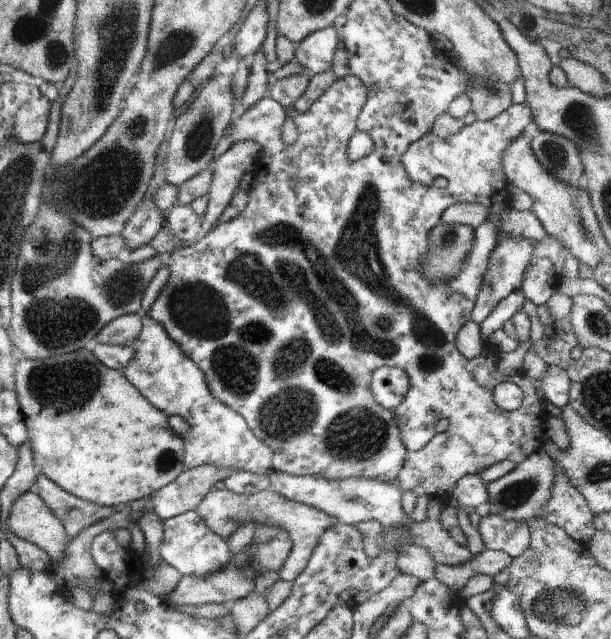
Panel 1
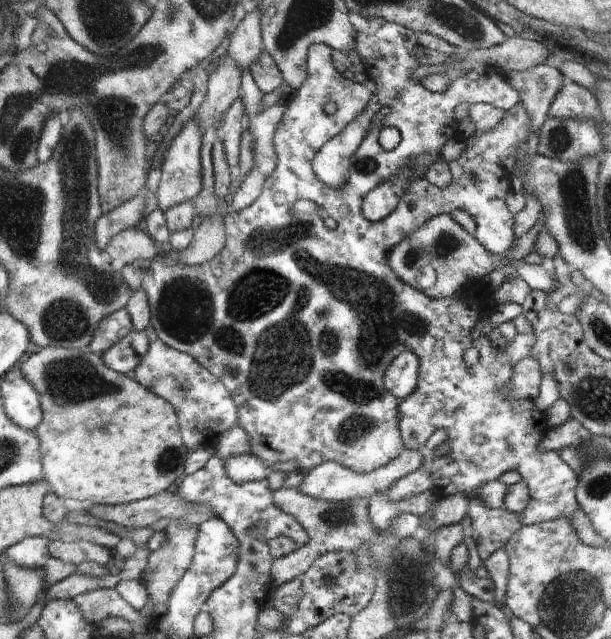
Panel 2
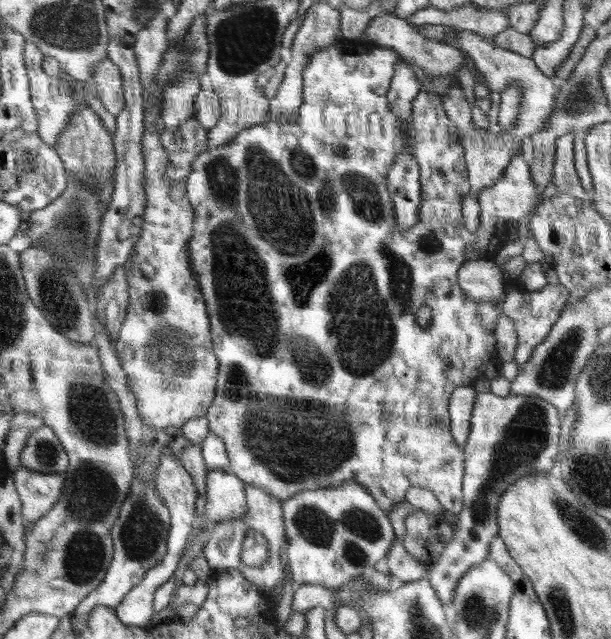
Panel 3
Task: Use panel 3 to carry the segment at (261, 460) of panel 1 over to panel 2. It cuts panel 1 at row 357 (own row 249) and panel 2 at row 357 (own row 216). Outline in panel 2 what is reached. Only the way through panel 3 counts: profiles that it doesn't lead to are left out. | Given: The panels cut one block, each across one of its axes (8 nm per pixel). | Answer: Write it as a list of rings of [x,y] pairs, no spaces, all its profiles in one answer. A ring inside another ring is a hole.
[[[148,325],[144,332],[149,338],[149,347],[140,364],[132,372],[132,378],[136,379],[138,384],[144,385],[144,388],[149,388],[154,394],[167,400],[175,408],[180,432],[184,446],[189,451],[194,451],[201,446],[201,443],[207,442],[207,433],[214,431],[216,434],[223,430],[228,431],[234,426],[238,426],[238,413],[235,402],[232,398],[232,393],[206,368],[194,360],[192,355],[177,351],[164,344],[163,340],[158,338],[156,331],[152,325]]]

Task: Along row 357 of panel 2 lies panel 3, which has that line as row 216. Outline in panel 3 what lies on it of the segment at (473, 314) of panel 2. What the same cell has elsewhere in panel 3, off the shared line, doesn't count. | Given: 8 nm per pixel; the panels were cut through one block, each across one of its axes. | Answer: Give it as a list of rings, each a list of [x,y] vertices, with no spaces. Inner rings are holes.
[[[356,38],[351,39],[349,42],[341,39],[341,41],[331,44],[331,46],[326,46],[324,50],[318,50],[318,52],[312,53],[312,58],[308,60],[308,66],[306,66],[306,68],[304,68],[304,72],[302,72],[302,80],[304,103],[302,103],[301,108],[298,109],[298,115],[296,115],[296,120],[294,122],[284,122],[284,124],[282,124],[278,118],[270,117],[268,121],[256,124],[238,133],[228,144],[218,148],[206,149],[205,152],[202,152],[199,156],[196,156],[195,162],[192,163],[192,171],[190,171],[190,173],[188,173],[184,179],[186,198],[188,198],[190,208],[192,208],[192,214],[194,214],[194,221],[192,221],[192,238],[190,238],[190,241],[188,241],[188,260],[190,260],[192,274],[196,276],[196,282],[199,284],[200,292],[202,292],[206,303],[211,328],[212,348],[219,363],[219,372],[217,375],[217,384],[215,389],[217,392],[215,393],[215,398],[213,399],[210,408],[208,408],[208,413],[205,417],[209,430],[213,434],[218,435],[222,441],[224,441],[224,444],[226,445],[226,452],[229,458],[230,470],[234,472],[235,475],[240,478],[240,480],[243,480],[248,485],[264,490],[267,494],[280,499],[282,502],[289,500],[292,496],[295,496],[301,491],[317,490],[320,488],[336,488],[344,483],[347,483],[348,481],[356,481],[357,484],[360,484],[374,498],[376,504],[378,504],[378,506],[386,513],[389,513],[392,509],[394,509],[394,507],[396,507],[396,505],[405,500],[406,492],[410,488],[421,487],[425,490],[431,491],[434,496],[436,496],[436,499],[441,502],[445,510],[452,512],[452,514],[458,515],[463,509],[462,488],[465,464],[463,447],[458,446],[454,442],[451,434],[449,404],[452,391],[460,386],[473,385],[476,383],[476,381],[483,378],[483,374],[485,374],[485,367],[487,366],[488,362],[493,362],[493,364],[496,364],[496,361],[498,361],[496,356],[497,346],[494,330],[496,330],[496,323],[498,322],[499,315],[508,316],[510,319],[514,320],[514,323],[516,324],[516,339],[518,339],[518,344],[516,344],[514,361],[519,367],[528,362],[532,356],[532,352],[534,352],[534,347],[546,339],[546,335],[548,335],[550,332],[552,325],[554,325],[554,323],[558,320],[559,314],[563,311],[563,308],[566,305],[566,300],[568,300],[570,293],[569,290],[559,282],[554,283],[551,286],[544,286],[540,290],[534,291],[530,291],[525,287],[519,286],[519,288],[516,287],[510,290],[506,289],[504,294],[504,302],[502,302],[502,304],[498,304],[498,306],[494,306],[492,302],[482,303],[481,301],[475,301],[466,296],[464,291],[460,289],[460,285],[458,285],[457,274],[459,268],[467,260],[465,254],[466,247],[471,246],[474,248],[474,250],[478,249],[481,252],[487,249],[490,249],[492,252],[494,252],[494,250],[498,251],[508,242],[510,235],[509,226],[516,224],[518,220],[530,214],[530,212],[537,207],[536,204],[544,199],[543,193],[540,193],[540,191],[536,189],[536,185],[534,184],[534,181],[532,181],[532,173],[528,171],[528,163],[525,163],[524,156],[512,156],[512,161],[510,164],[508,164],[507,170],[504,172],[504,176],[500,176],[500,180],[498,180],[498,182],[496,182],[496,184],[493,186],[488,186],[488,188],[480,190],[479,195],[477,196],[477,201],[479,202],[481,208],[478,230],[471,233],[468,231],[468,229],[466,229],[464,220],[462,218],[462,199],[464,196],[466,196],[466,194],[468,194],[468,191],[470,190],[470,183],[468,182],[468,171],[465,163],[465,150],[463,144],[461,143],[462,139],[460,136],[460,131],[458,131],[458,127],[456,127],[456,123],[448,119],[448,115],[446,115],[446,111],[444,111],[444,103],[442,103],[443,98],[441,95],[442,93],[446,93],[446,91],[448,91],[448,87],[452,87],[452,85],[458,86],[456,78],[452,76],[428,78],[428,76],[426,76],[426,74],[420,70],[420,66],[416,66],[416,64],[412,64],[412,62],[404,60],[404,58],[401,58],[398,55],[396,50],[390,49],[389,47],[381,48],[368,39]],[[398,61],[402,61],[402,63],[410,65],[414,71],[414,75],[416,75],[418,77],[418,81],[420,81],[421,91],[416,95],[416,97],[414,97],[414,101],[412,101],[412,113],[410,113],[410,119],[408,119],[408,134],[410,134],[410,139],[408,139],[408,141],[402,137],[400,119],[398,119],[398,117],[396,117],[396,115],[394,115],[394,113],[392,113],[390,110],[390,105],[387,99],[387,92],[389,91],[389,86],[392,77],[394,76],[394,67],[396,67],[396,63],[398,63]],[[406,146],[410,146],[409,152],[413,155],[416,164],[418,164],[418,168],[420,168],[420,186],[422,190],[420,206],[418,207],[418,221],[416,221],[416,224],[408,227],[408,229],[404,229],[404,227],[400,227],[400,225],[398,225],[398,221],[396,221],[396,211],[394,211],[394,203],[392,203],[390,193],[386,188],[386,176],[390,170],[390,167],[397,160],[397,157],[405,152],[404,150],[406,150]],[[422,305],[430,306],[432,310],[432,319],[430,324],[426,327],[420,326],[416,321],[416,313]]]

